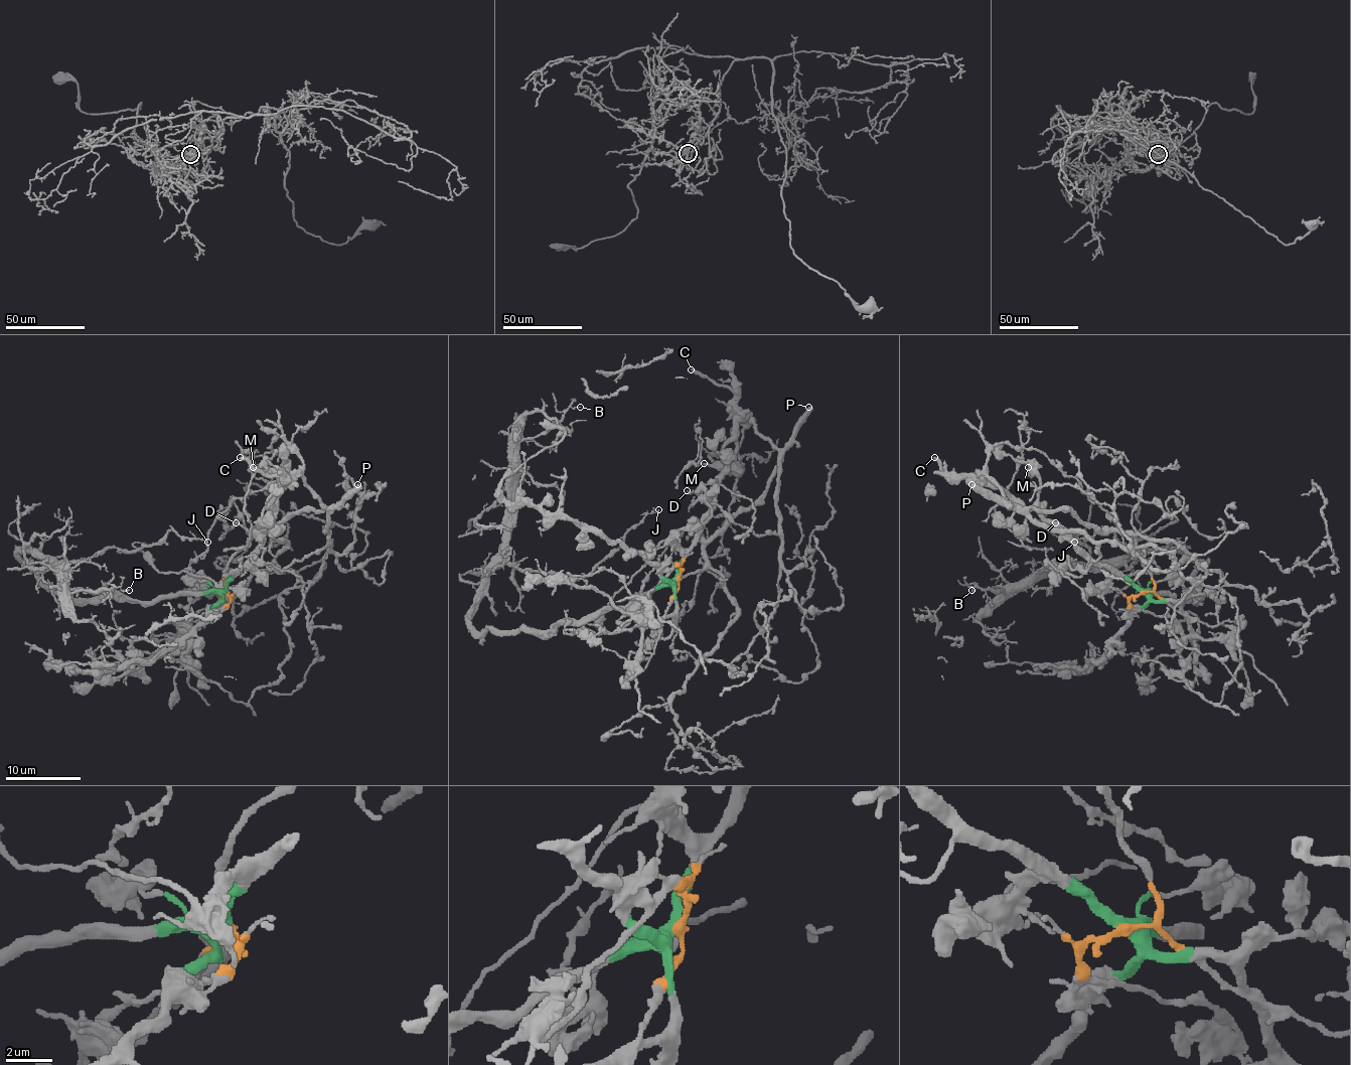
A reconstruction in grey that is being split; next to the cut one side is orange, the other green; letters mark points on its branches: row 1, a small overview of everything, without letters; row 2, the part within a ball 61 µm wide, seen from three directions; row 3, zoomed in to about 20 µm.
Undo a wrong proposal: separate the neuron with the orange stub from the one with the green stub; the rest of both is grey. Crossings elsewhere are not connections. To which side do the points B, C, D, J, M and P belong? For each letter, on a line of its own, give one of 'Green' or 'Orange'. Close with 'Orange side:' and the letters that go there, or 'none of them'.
B: Green
C: Green
D: Green
J: Green
M: Green
P: Orange
Orange side: P

